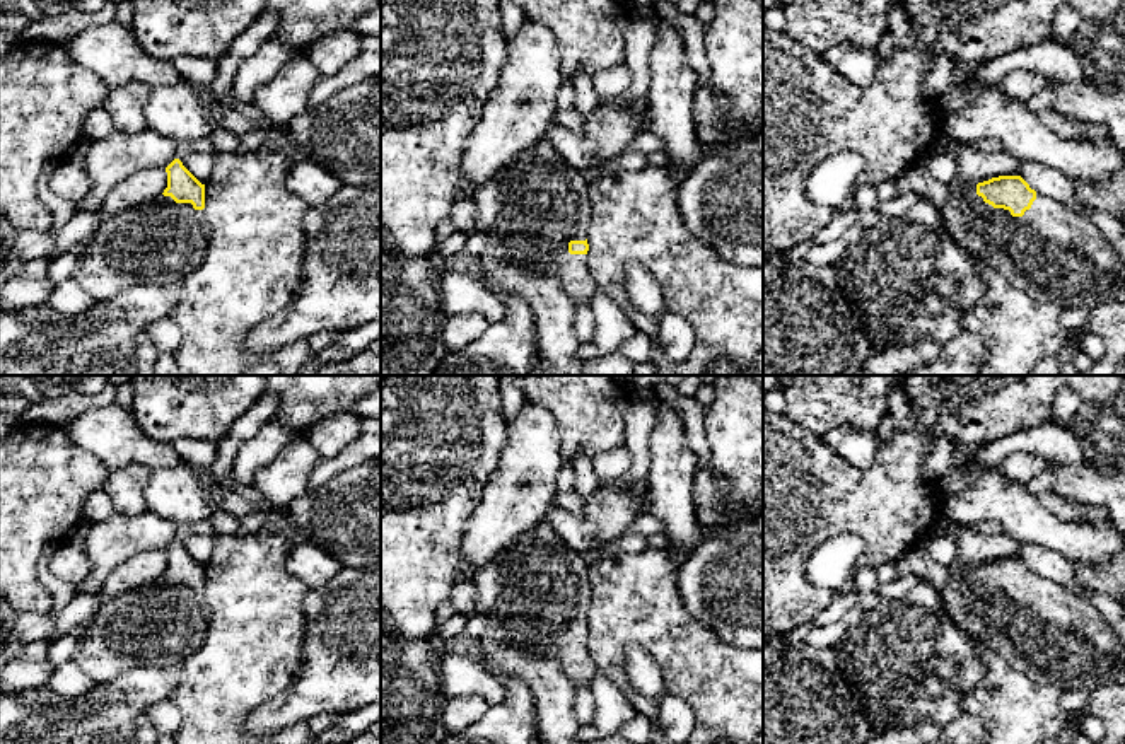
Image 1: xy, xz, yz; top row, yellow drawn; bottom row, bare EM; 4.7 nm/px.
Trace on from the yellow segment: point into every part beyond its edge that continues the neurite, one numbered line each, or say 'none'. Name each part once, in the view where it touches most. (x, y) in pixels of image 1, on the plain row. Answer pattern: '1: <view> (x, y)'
1: yz (1052, 635)

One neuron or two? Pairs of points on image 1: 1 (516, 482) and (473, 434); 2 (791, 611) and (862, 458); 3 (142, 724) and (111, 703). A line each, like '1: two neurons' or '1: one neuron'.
1: two neurons
2: two neurons
3: two neurons

